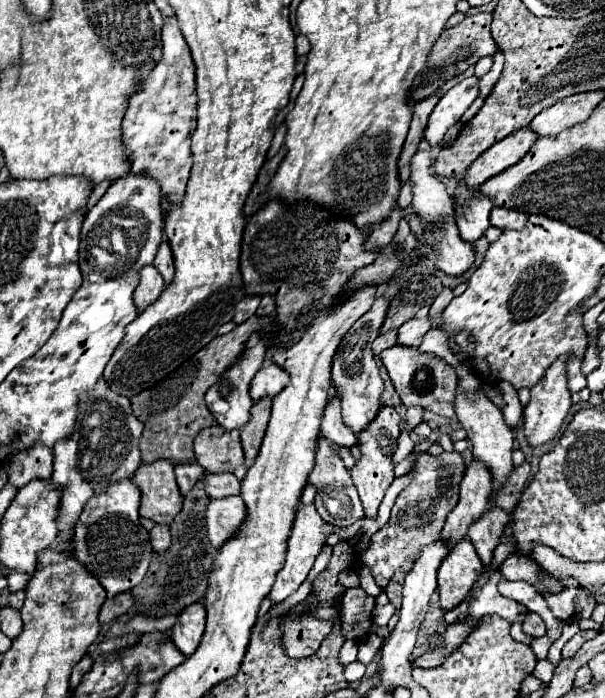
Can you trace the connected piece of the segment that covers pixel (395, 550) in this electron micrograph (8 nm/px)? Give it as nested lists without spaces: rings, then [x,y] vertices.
[[[456,451],[442,453],[438,457],[432,457],[428,453],[420,455],[412,473],[414,481],[396,497],[396,503],[392,507],[390,521],[372,537],[366,551],[356,555],[356,563],[368,565],[374,573],[374,579],[380,587],[386,587],[396,569],[410,557],[416,559],[416,555],[430,543],[434,543],[444,527],[444,521],[448,513],[458,503],[458,485],[462,481],[464,473],[464,457]]]

